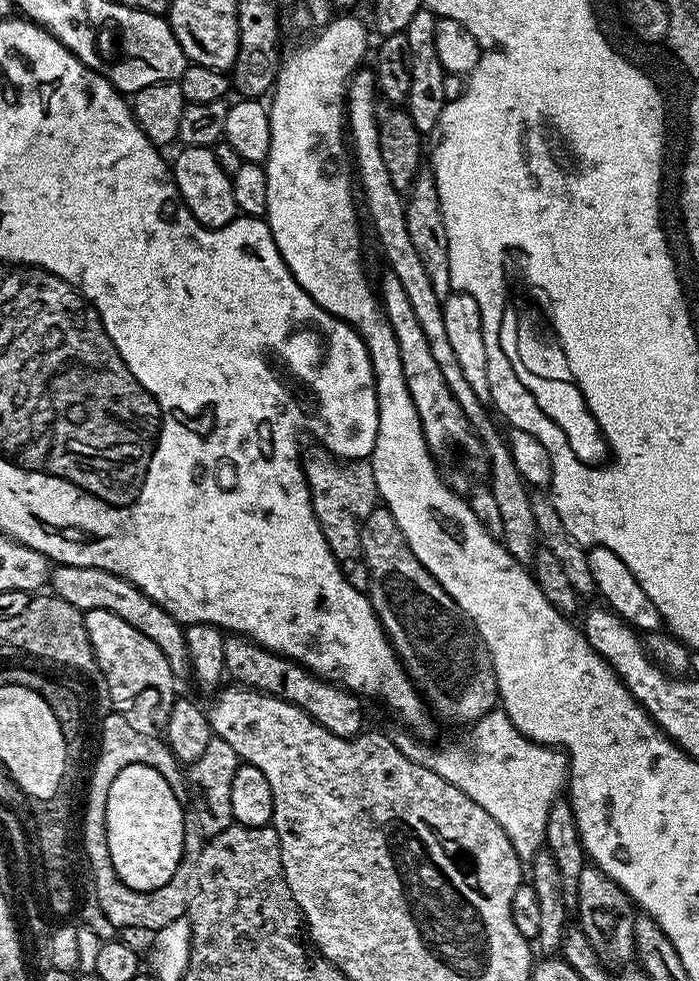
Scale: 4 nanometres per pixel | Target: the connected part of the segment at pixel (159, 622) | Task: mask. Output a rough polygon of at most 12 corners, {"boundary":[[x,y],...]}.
{"boundary":[[58,564],[50,588],[80,612],[110,610],[189,675],[184,628],[110,570]]}

